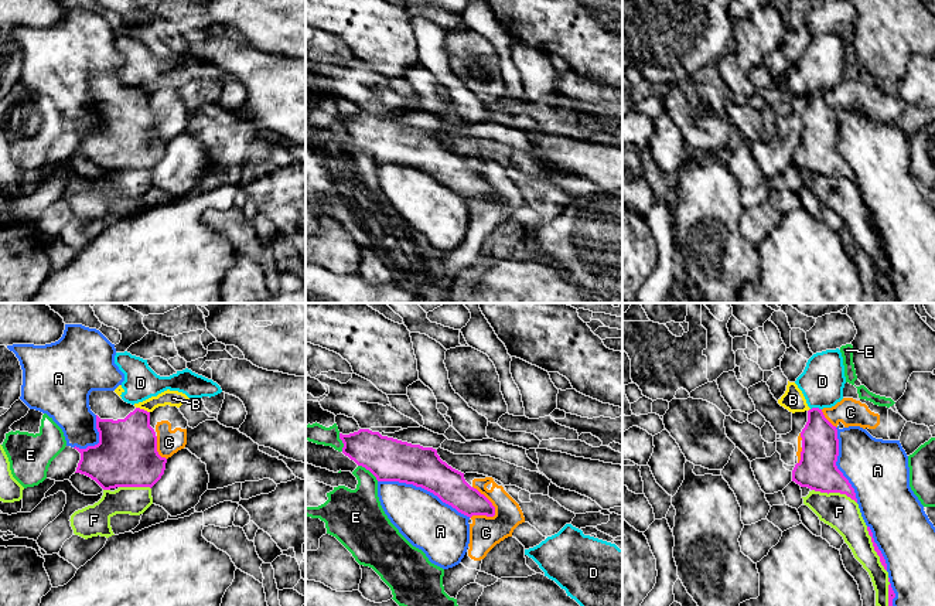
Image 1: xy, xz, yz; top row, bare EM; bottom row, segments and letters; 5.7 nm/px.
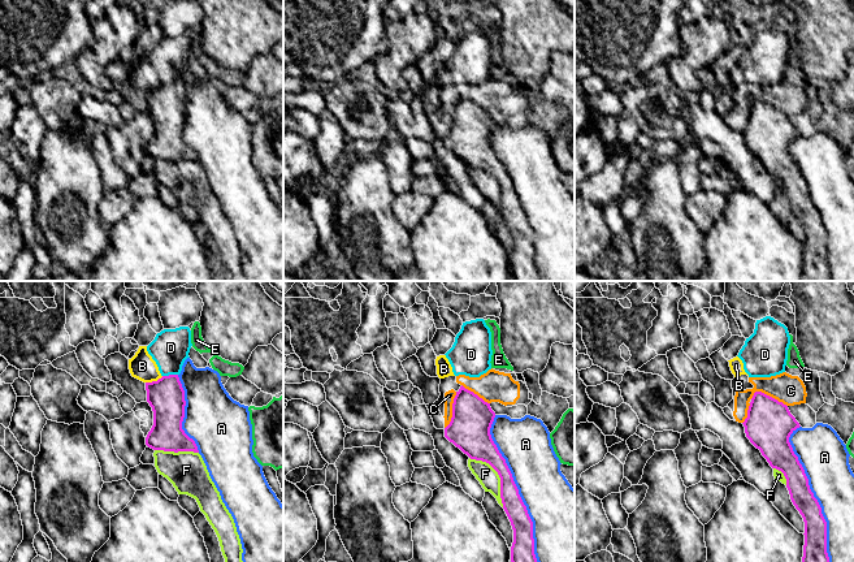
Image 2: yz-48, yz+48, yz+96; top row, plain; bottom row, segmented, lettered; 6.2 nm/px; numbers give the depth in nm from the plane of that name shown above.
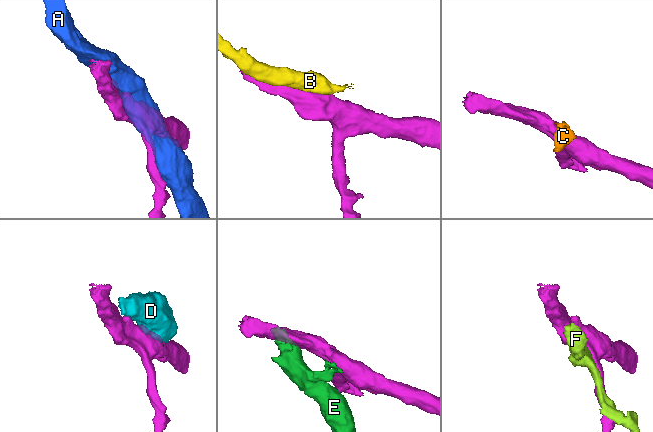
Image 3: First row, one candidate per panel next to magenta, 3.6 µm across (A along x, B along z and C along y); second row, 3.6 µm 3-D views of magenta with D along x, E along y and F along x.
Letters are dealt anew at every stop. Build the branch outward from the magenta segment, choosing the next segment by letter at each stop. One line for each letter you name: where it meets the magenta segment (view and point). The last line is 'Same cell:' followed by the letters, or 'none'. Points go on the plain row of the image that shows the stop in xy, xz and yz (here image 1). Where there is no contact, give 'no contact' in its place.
Same cell: none

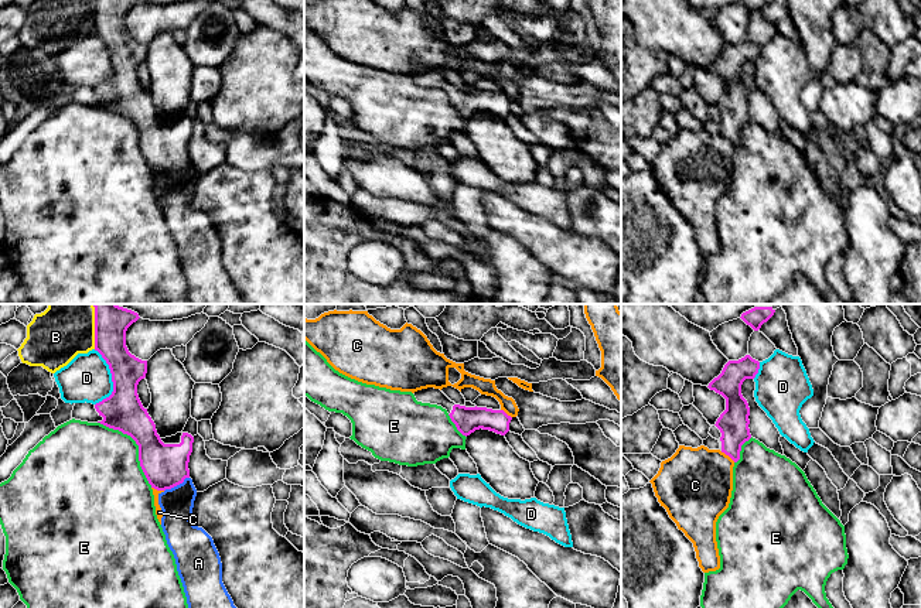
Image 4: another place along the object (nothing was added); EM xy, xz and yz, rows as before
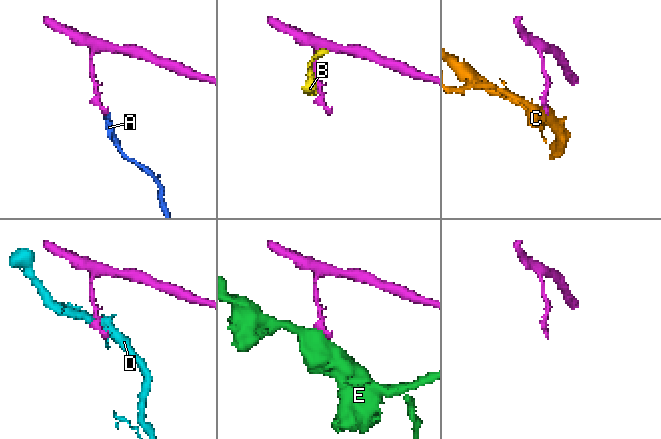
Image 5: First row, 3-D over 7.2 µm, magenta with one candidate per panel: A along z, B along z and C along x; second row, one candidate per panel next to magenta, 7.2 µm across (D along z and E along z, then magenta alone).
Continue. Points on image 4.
A: meets magenta in xy at (176, 168)
Same cell: A

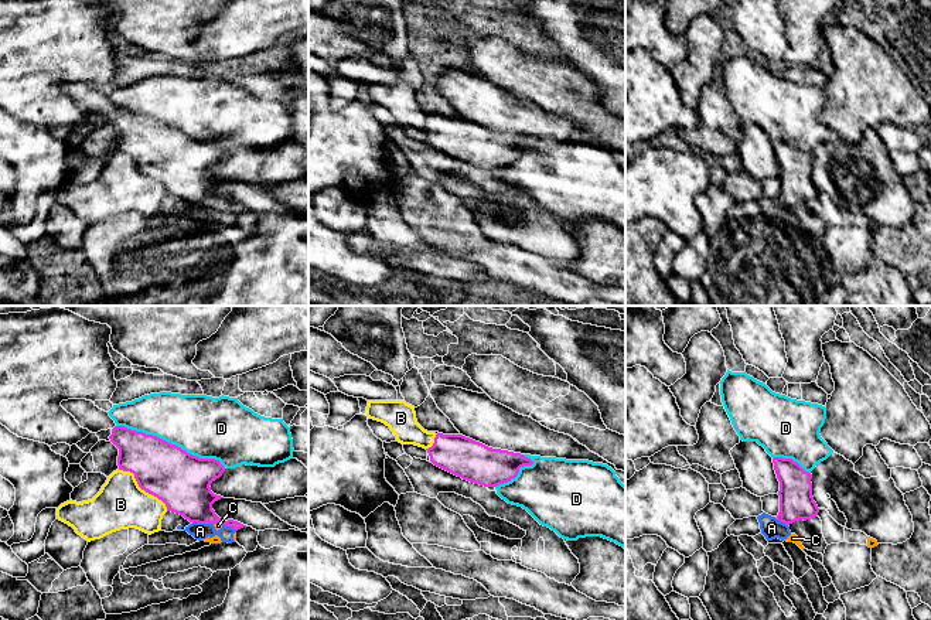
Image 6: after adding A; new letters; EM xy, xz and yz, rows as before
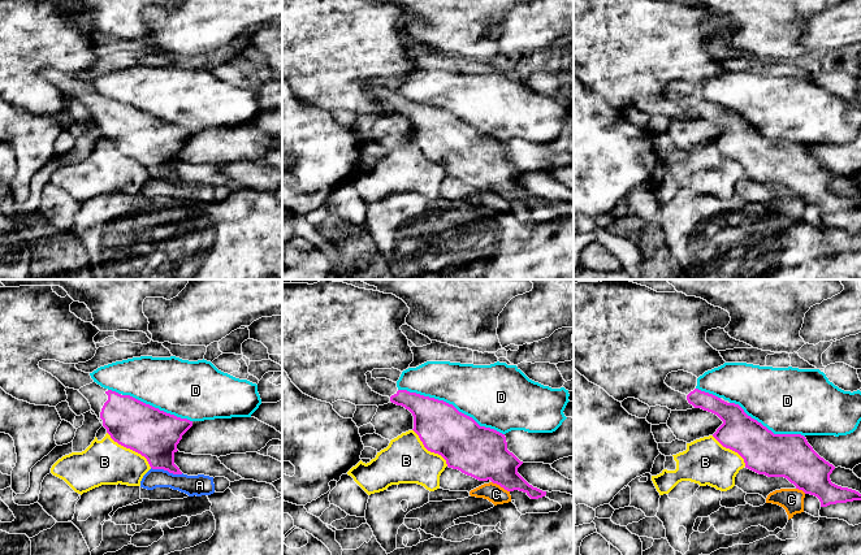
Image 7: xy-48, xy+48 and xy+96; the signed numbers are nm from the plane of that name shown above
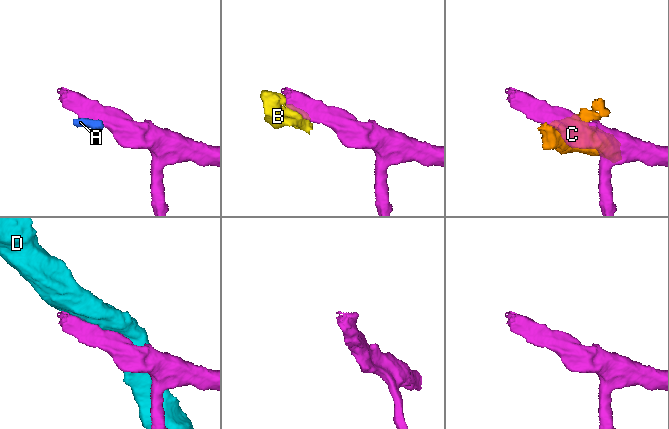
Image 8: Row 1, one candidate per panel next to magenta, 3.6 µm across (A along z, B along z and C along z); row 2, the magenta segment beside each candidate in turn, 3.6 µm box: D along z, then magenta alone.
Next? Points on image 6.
Same cell: none

